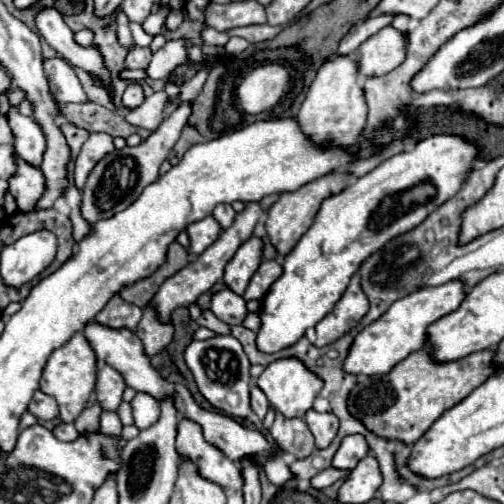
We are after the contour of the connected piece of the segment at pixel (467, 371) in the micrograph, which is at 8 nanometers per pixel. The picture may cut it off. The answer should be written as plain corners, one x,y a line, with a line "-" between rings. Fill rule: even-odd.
423,346
385,376
359,376
357,386
349,394
349,410
375,434
413,444
443,412
459,404
493,374
493,356
493,350
485,350
461,360
451,360
449,364
437,364
437,360
429,356
429,346

